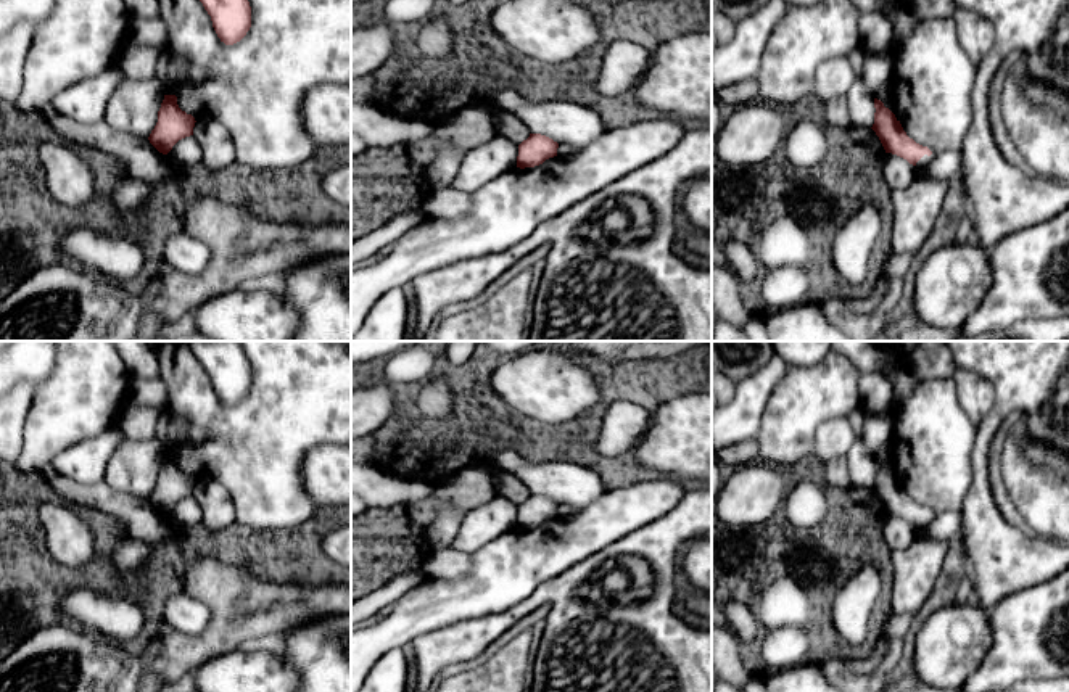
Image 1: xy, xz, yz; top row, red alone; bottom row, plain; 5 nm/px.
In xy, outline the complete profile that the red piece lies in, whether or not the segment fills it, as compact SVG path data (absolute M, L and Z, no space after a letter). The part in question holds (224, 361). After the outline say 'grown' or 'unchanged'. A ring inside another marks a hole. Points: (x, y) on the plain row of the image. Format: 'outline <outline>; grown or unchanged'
outline M185 341L211 377L225 406L240 402L251 388L251 367L240 341Z; unchanged

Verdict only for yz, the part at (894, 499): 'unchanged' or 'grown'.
grown

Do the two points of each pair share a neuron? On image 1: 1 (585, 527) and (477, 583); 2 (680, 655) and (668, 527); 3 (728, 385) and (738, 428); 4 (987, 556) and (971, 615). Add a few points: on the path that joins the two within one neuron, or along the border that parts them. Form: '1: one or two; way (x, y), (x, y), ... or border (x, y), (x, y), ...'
1: one; way (557, 544), (517, 562), (504, 572)
2: one; way (664, 623), (664, 559)
3: two; border (736, 382), (733, 398), (728, 403)
4: two; border (976, 604), (987, 613)

